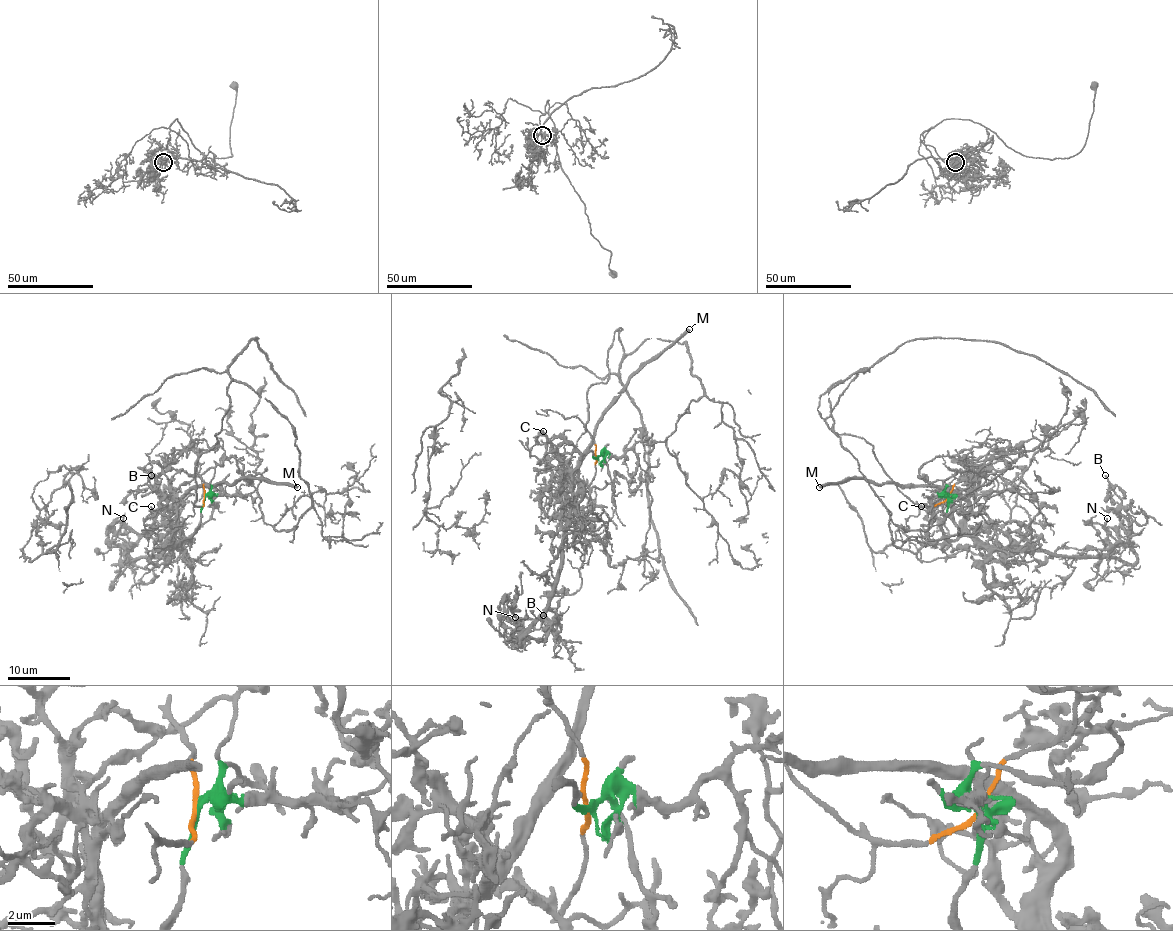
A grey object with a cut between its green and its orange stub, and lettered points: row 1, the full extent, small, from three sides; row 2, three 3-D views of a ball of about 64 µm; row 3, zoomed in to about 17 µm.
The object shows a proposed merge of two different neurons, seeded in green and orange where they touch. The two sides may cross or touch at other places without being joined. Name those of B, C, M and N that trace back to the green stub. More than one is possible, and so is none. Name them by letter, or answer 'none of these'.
B, C, M, N

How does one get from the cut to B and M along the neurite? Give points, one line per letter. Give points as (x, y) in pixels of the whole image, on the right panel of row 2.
B: (947, 497), (941, 527), (950, 539), (975, 536), (999, 547), (1097, 557), (1144, 527), (1128, 516), (1105, 475)
M: (947, 497), (941, 530), (955, 539), (964, 530), (969, 505), (946, 489), (864, 478), (819, 488)

